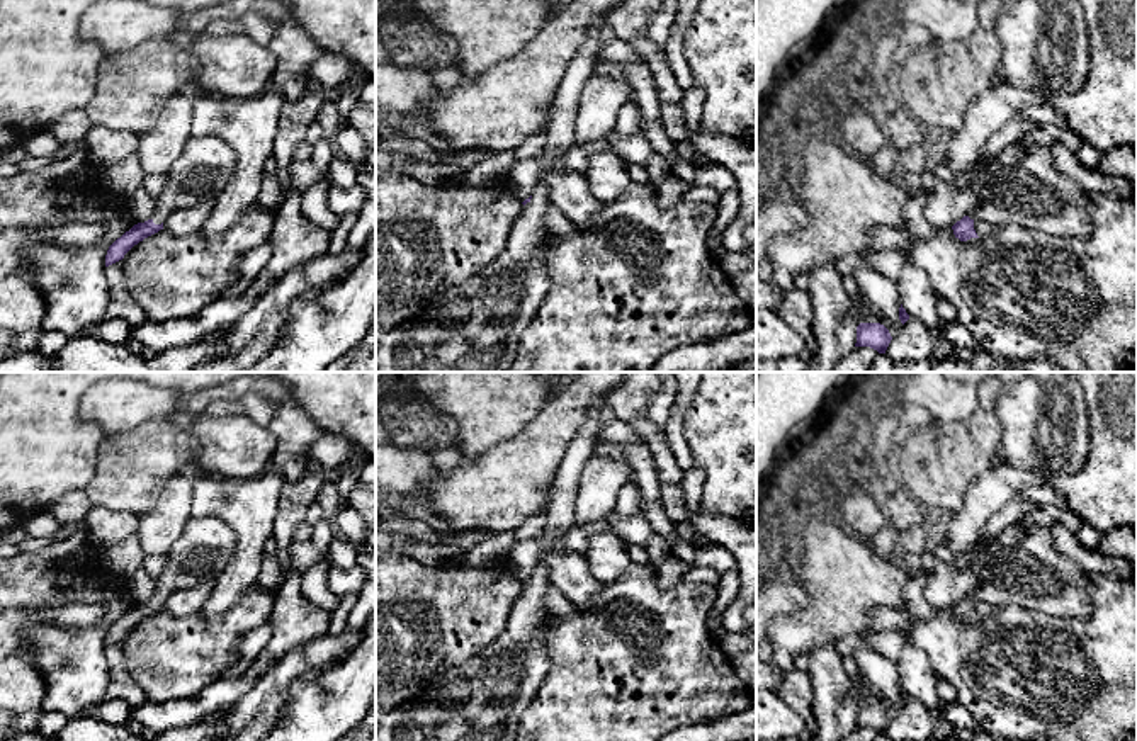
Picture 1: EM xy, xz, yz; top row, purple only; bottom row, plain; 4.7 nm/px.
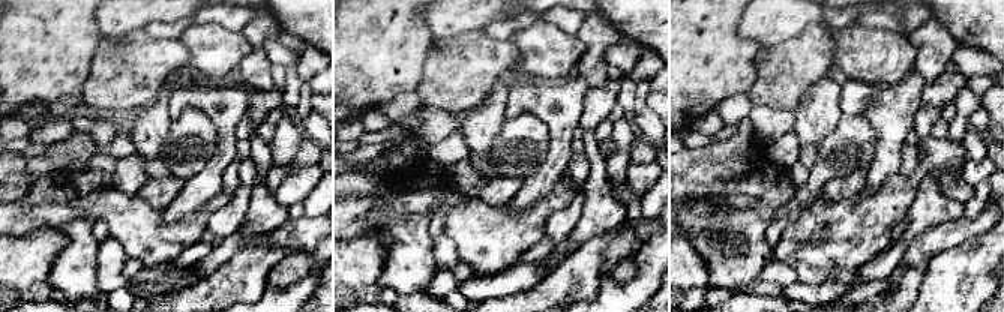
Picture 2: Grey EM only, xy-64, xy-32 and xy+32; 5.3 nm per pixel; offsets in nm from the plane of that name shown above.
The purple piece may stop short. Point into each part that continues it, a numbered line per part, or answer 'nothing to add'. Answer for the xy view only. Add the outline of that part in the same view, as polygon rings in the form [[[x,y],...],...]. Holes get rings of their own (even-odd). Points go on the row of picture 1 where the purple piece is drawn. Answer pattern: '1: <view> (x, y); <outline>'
1: xy (203, 170); [[[192,136],[165,175],[165,187],[156,197],[151,216],[153,223],[161,224],[175,209],[214,202],[226,189],[235,163],[233,148],[221,138]]]

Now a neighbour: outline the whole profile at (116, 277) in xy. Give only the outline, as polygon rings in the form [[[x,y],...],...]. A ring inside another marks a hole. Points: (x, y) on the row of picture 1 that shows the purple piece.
[[[122,260],[105,267],[105,275],[110,289],[112,301],[131,301],[131,291],[126,287],[126,272],[122,270]]]

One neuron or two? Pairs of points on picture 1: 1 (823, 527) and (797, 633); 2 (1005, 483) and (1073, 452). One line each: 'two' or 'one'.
1: one
2: two

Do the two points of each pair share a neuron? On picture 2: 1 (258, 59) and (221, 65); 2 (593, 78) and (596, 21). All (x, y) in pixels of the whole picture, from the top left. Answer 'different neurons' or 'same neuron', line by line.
1: different neurons
2: same neuron

